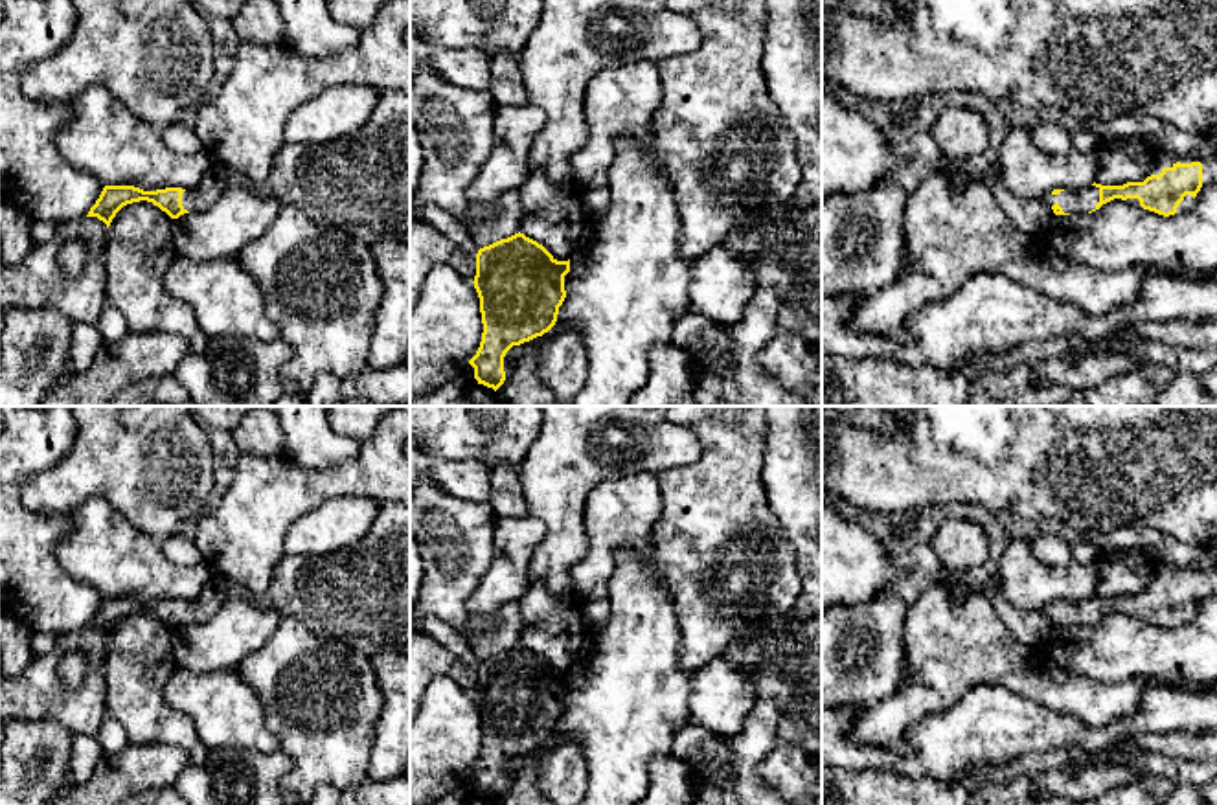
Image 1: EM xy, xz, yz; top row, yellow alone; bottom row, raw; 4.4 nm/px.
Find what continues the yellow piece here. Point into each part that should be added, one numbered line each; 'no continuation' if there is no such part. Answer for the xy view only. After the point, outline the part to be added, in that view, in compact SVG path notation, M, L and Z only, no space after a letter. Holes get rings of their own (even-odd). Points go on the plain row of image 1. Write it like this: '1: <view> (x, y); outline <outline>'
1: xy (214, 594); outline M221 573L208 581L197 599L182 605L184 621L208 621L228 599L226 584L228 581Z

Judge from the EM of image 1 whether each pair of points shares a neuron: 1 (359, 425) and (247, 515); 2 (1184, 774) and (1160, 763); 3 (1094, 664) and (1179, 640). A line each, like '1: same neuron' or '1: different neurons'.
1: different neurons
2: same neuron
3: same neuron

